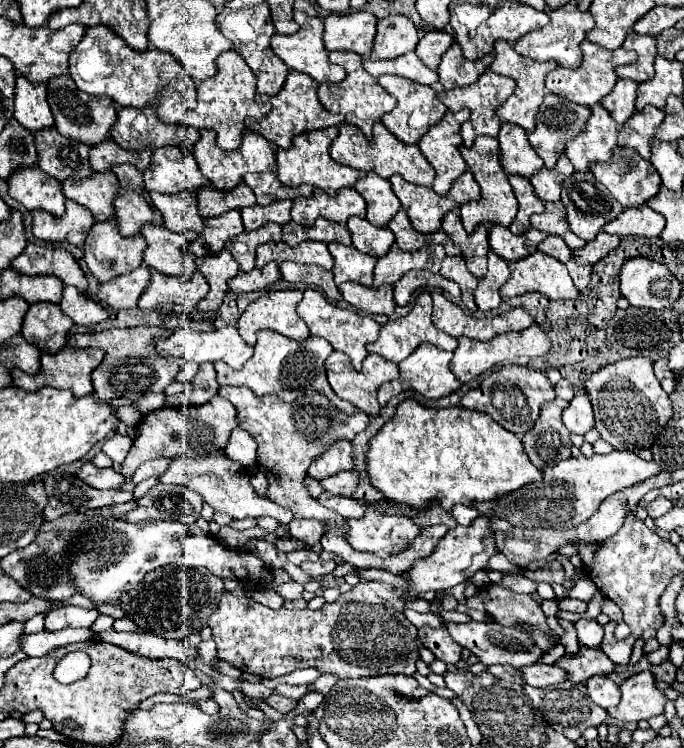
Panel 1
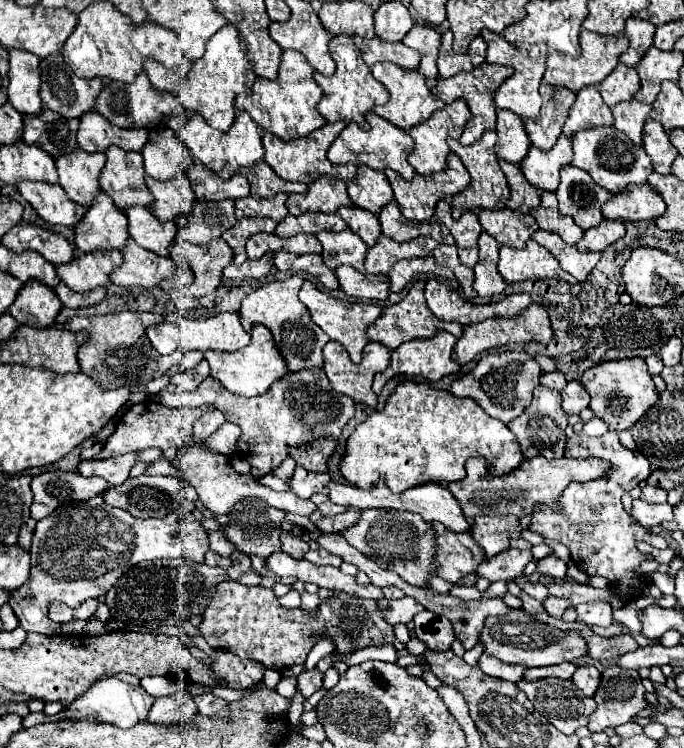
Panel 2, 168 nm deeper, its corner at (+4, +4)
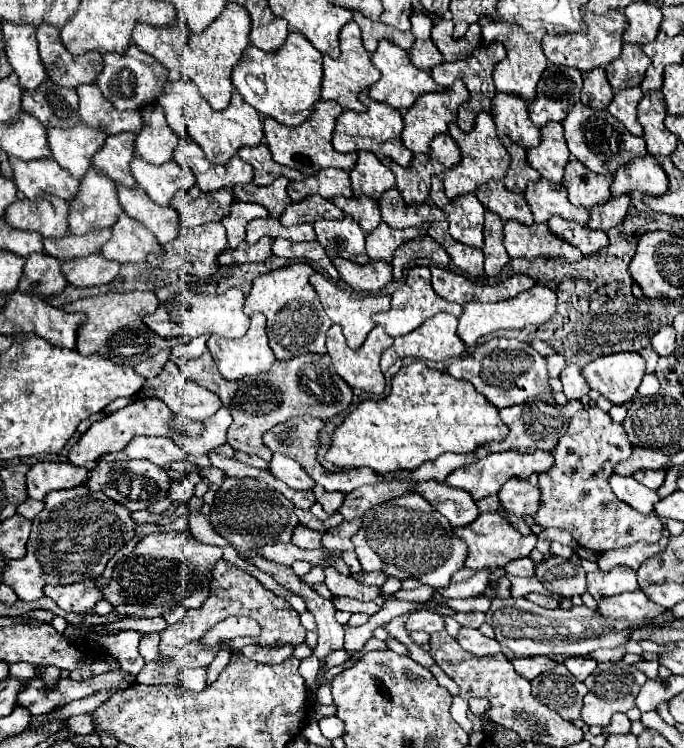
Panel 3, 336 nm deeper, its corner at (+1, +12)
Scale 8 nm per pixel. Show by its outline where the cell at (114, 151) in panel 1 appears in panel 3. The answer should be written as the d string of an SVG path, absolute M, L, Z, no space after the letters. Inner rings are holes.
M83 84L83 88L77 88L77 94L79 94L79 116L89 128L97 128L107 136L119 132L137 134L143 128L143 118L139 110L119 112L111 108L111 104L103 100L95 84Z

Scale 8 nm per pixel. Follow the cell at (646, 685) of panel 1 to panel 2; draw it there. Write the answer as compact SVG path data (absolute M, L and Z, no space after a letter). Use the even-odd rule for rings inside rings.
M614 664L602 672L600 688L592 698L596 702L596 710L590 714L590 732L602 732L608 726L616 728L632 720L646 706L640 674L636 670L624 670Z

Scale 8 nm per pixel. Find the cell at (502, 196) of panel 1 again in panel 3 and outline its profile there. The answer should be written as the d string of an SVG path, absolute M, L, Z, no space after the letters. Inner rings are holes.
M483 112L477 116L475 120L475 128L471 132L461 132L461 128L457 124L451 124L449 128L451 138L457 142L459 150L461 150L461 164L457 164L455 168L451 168L451 172L443 174L443 186L445 186L445 194L449 198L457 198L463 194L471 194L475 190L479 190L483 184L491 182L491 180L503 180L509 168L509 156L505 146L501 144L499 136L495 134L495 126L493 126L493 118L491 114Z

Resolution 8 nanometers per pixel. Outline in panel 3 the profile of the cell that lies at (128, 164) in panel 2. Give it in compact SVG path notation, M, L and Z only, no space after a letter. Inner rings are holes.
M131 132L107 136L103 148L93 156L95 170L103 172L115 184L125 188L137 186L131 174L131 160L135 158L135 136Z

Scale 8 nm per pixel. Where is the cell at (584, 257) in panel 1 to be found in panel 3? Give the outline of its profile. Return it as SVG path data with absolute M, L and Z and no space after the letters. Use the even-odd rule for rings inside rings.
M629 196L611 198L607 204L603 204L603 208L591 210L591 220L587 226L593 230L607 232L625 220L627 210L629 210Z

